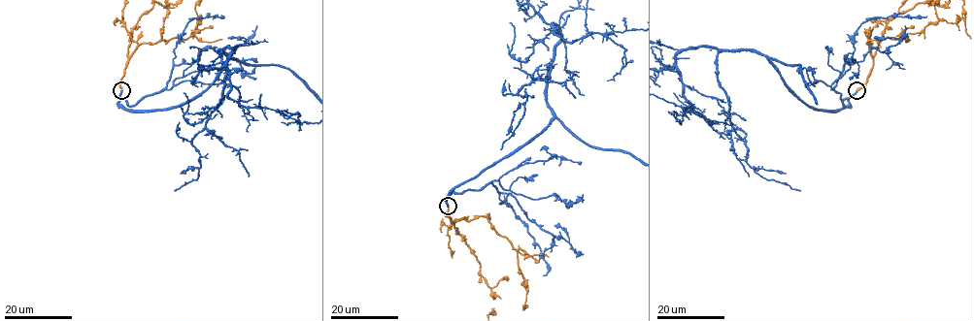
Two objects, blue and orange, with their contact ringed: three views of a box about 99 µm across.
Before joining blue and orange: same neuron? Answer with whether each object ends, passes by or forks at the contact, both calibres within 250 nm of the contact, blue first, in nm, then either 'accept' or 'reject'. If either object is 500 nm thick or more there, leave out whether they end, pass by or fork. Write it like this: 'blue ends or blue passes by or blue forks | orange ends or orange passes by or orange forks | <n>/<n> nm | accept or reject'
blue ends | orange ends | 320/400 nm | accept

